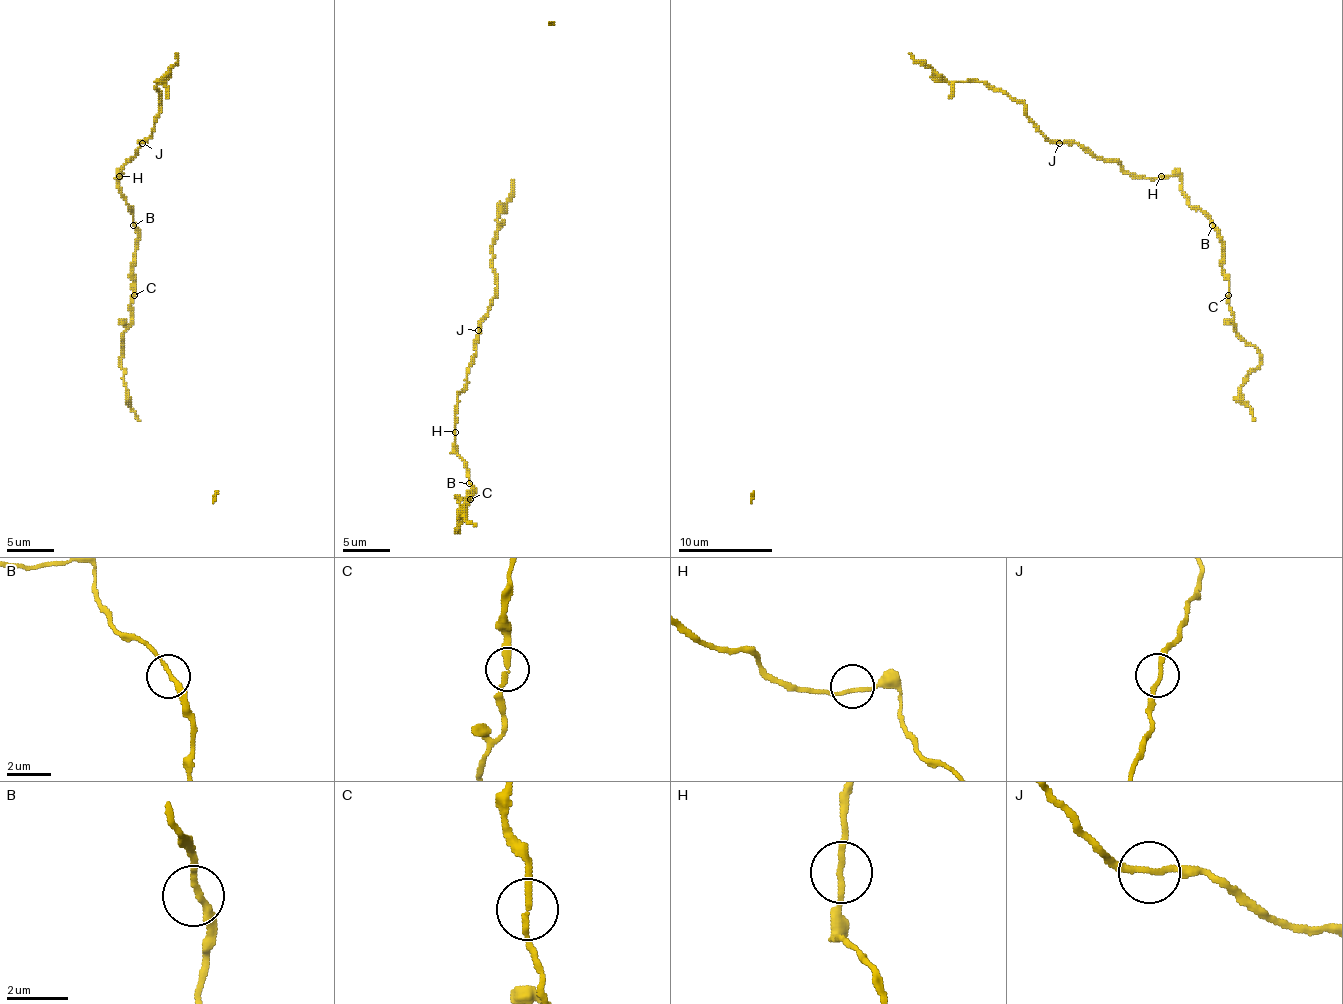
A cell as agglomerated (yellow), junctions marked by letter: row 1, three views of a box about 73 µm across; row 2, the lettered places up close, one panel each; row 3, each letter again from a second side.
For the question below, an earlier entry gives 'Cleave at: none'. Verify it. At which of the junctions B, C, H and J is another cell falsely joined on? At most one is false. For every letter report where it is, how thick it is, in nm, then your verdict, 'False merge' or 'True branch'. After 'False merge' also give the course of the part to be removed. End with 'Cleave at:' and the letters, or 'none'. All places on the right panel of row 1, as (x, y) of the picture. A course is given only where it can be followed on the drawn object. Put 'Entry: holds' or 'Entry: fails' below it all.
B: Place: (1212, 225). Thickness 200 nm. True branch
C: Place: (1228, 295). Thickness 200 nm. True branch
H: Place: (1161, 176). Thickness 180 nm. True branch
J: Place: (1059, 143). Thickness 200 nm. True branch
Cleave at: none
Entry: holds

